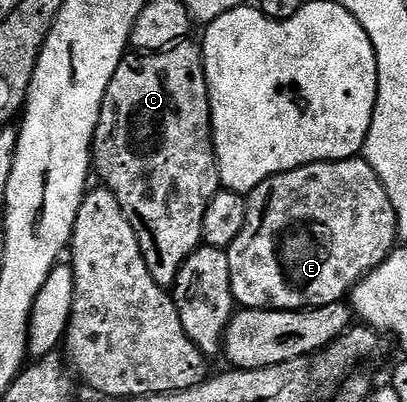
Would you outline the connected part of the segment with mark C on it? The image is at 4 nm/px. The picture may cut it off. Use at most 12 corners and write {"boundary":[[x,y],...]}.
{"boundary":[[197,42],[130,53],[92,167],[173,288],[220,189]]}

